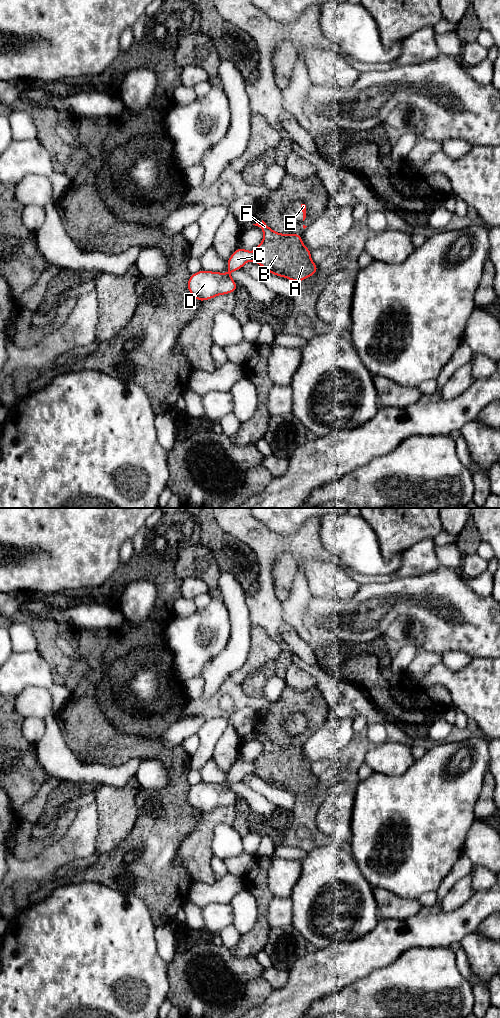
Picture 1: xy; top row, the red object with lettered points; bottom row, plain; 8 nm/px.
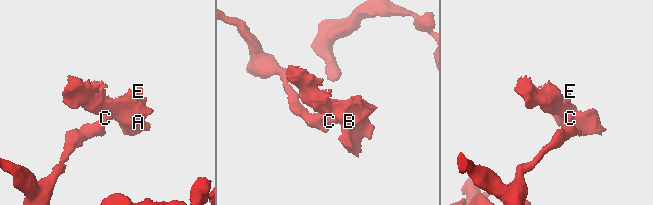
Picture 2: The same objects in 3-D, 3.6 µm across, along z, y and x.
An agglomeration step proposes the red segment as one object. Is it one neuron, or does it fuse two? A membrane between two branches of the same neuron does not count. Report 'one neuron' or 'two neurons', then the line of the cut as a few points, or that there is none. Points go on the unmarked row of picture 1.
two neurons; cut in xy along (253, 767), (254, 772)

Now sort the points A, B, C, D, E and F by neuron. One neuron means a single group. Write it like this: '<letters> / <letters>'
A B E F / C D

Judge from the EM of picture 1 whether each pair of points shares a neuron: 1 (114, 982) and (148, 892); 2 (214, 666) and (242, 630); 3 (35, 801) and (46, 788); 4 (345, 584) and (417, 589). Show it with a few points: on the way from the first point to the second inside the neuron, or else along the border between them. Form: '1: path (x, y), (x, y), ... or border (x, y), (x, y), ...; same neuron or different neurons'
1: border (122, 894), (139, 897), (155, 924); different neurons
2: path (223, 659), (239, 643), (240, 639); same neuron
3: path (38, 798), (44, 791); same neuron
4: border (356, 593), (348, 601), (333, 598); different neurons

